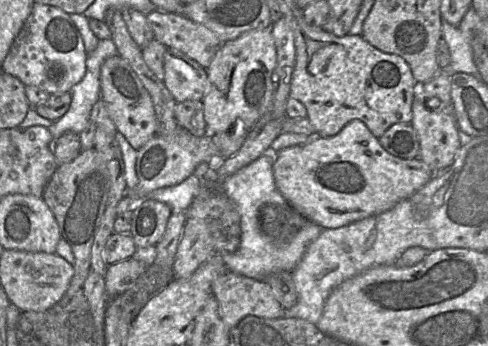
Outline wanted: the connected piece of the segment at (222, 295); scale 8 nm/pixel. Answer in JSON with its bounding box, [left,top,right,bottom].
[212,271,284,330]

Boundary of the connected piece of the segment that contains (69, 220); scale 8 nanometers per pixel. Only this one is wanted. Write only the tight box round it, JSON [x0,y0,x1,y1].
[43,147,111,305]

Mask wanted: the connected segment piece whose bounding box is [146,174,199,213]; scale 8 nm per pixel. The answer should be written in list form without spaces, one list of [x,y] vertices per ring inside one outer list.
[[[191,174],[181,183],[157,189],[146,196],[147,199],[157,200],[167,204],[173,212],[185,212],[198,193],[199,180]]]

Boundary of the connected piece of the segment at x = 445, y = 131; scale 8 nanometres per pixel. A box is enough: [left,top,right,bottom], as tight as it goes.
[411,89,460,173]

